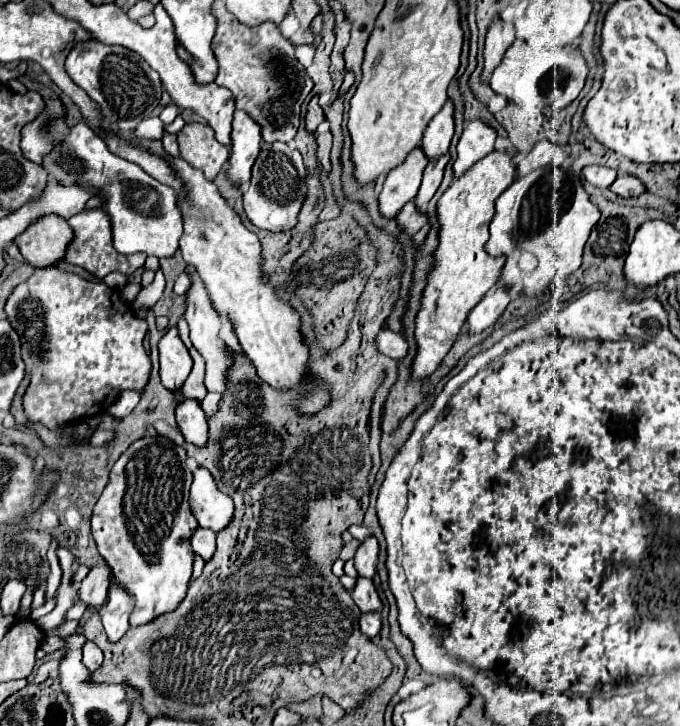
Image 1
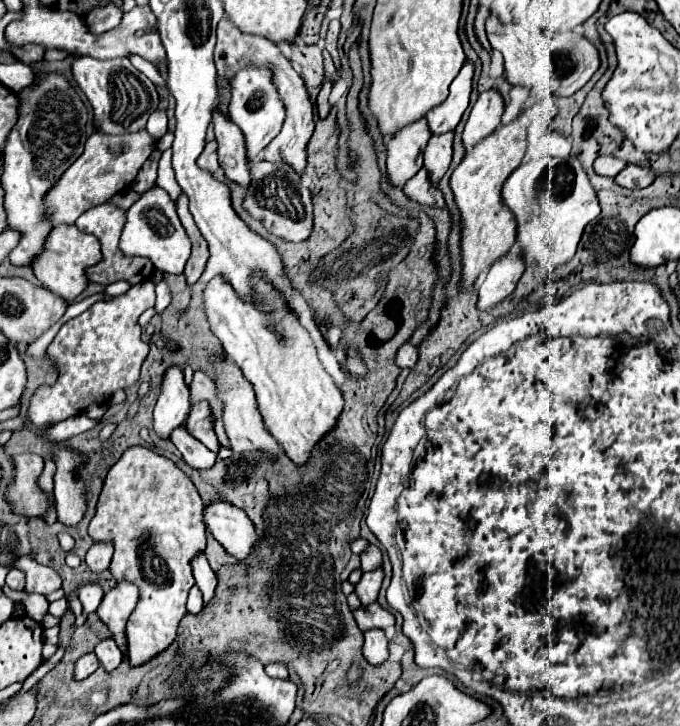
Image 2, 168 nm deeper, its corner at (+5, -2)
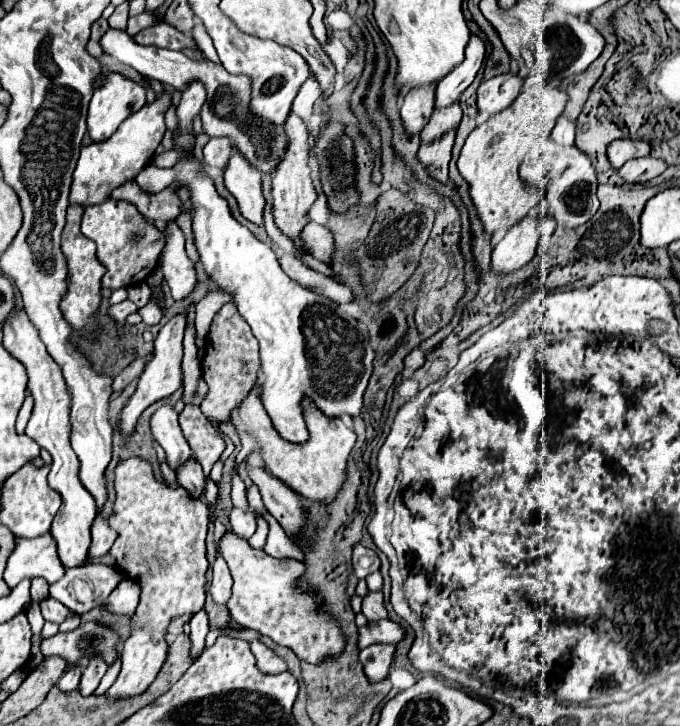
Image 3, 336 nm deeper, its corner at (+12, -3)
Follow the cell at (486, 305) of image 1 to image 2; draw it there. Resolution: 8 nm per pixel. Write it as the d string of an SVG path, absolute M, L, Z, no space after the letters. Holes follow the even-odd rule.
M517 245L503 255L503 259L497 259L491 265L489 275L485 277L485 281L479 287L479 309L491 309L493 305L497 305L499 301L503 301L507 295L513 293L517 281L521 279L525 271L525 263L523 257L519 255Z

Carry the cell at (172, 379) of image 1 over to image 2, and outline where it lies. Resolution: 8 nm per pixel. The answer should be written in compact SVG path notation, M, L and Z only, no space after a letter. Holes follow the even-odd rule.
M171 367L165 373L163 389L153 411L153 431L159 439L169 439L171 431L185 423L191 409L189 389L183 383L183 371Z

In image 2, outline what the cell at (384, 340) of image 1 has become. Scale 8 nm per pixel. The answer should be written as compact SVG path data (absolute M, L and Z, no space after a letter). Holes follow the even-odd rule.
M405 343L405 345L397 351L395 363L397 363L399 367L409 367L409 369L411 369L411 367L415 367L417 359L419 359L419 351L417 351L417 347Z

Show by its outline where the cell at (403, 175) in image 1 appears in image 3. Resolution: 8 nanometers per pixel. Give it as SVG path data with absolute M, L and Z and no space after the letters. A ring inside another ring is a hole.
M430 84L430 88L420 88L420 92L410 92L404 96L404 102L400 106L400 118L404 126L406 138L412 138L422 132L424 124L428 124L434 108L432 108L432 92L436 84Z

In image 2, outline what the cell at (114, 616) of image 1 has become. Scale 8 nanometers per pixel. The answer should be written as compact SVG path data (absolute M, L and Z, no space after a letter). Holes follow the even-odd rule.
M109 637L109 639L103 639L103 641L95 647L95 655L97 655L97 659L99 659L99 665L101 665L107 673L111 673L113 669L117 669L119 663L123 661L121 651L119 651L119 647L115 645L115 641L113 641L111 637Z

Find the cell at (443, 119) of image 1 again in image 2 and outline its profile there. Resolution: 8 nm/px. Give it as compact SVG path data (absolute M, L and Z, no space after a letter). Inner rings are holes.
M465 61L463 69L459 71L459 75L455 77L455 81L449 87L451 89L449 97L439 107L433 107L427 113L431 133L439 135L439 133L445 133L445 131L453 131L459 125L465 109L469 107L473 73L475 73L475 65L471 61Z

